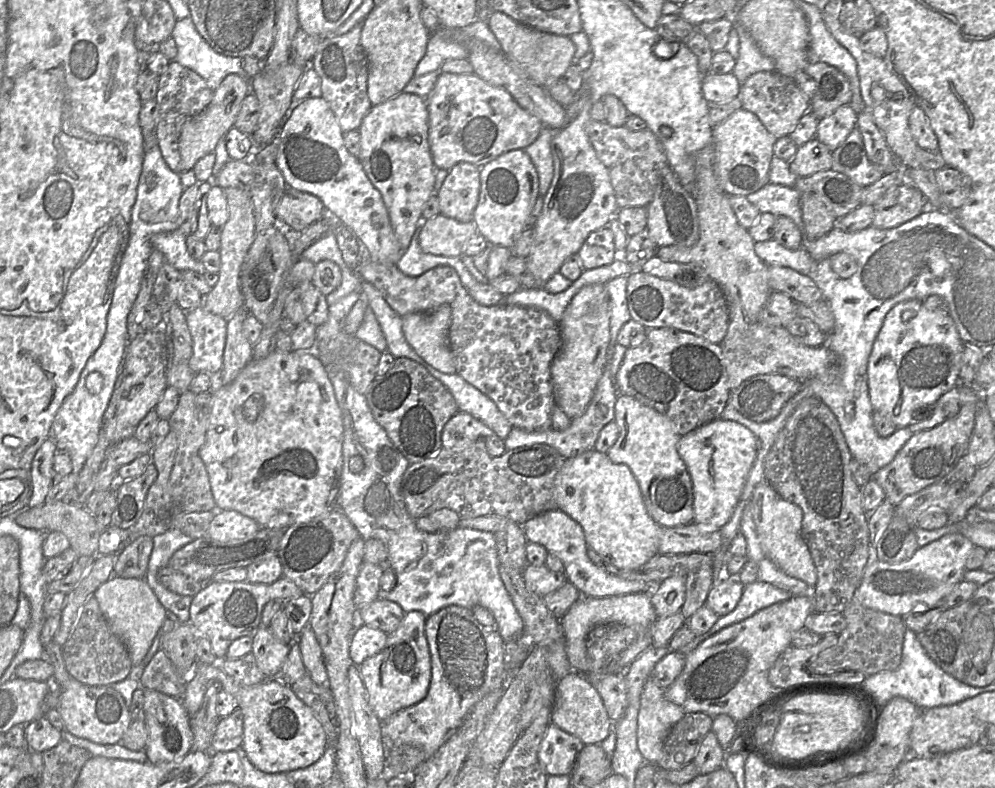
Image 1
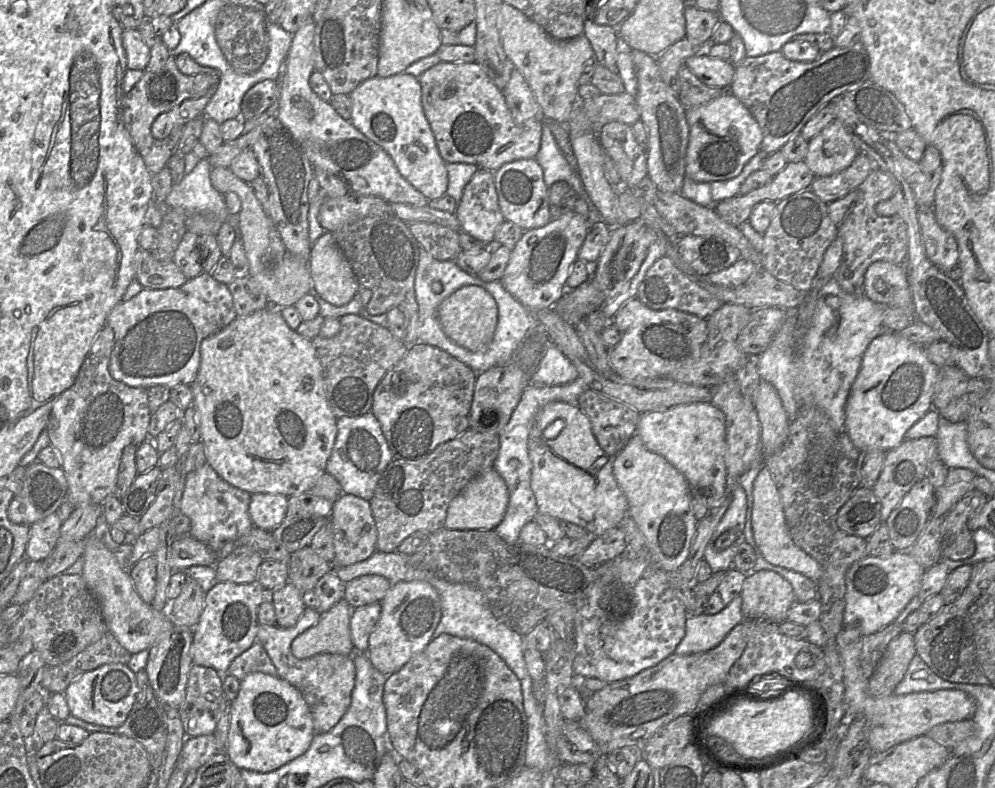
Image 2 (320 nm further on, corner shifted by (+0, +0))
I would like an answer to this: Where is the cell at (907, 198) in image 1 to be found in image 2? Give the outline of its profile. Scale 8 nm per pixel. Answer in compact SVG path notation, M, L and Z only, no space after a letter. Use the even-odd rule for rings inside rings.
M874 168L857 188L857 199L838 225L838 237L843 242L843 256L839 268L832 276L848 294L863 292L864 277L868 267L877 261L886 261L905 267L907 257L907 226L899 216L879 216L876 205L894 196L896 185L886 172Z

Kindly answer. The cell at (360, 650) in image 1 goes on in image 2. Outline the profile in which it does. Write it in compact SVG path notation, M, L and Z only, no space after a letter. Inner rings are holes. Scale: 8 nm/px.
M376 602L351 611L350 636L355 651L366 654L368 639L381 614L381 603Z

